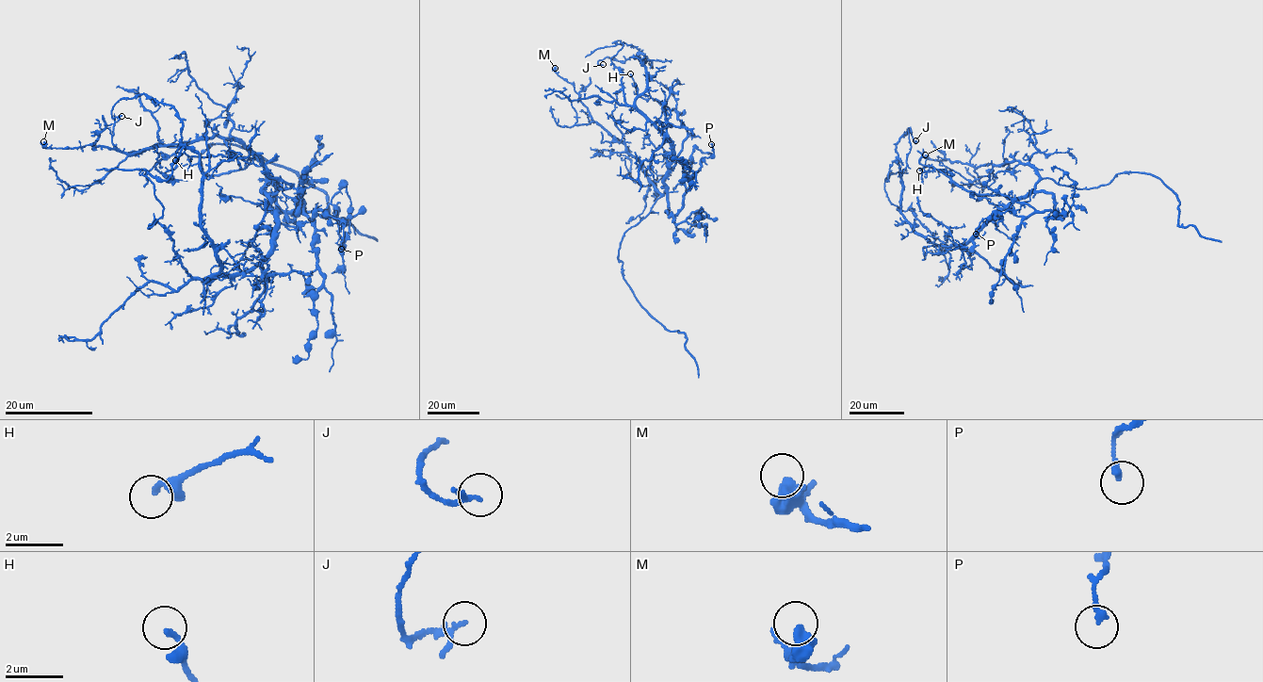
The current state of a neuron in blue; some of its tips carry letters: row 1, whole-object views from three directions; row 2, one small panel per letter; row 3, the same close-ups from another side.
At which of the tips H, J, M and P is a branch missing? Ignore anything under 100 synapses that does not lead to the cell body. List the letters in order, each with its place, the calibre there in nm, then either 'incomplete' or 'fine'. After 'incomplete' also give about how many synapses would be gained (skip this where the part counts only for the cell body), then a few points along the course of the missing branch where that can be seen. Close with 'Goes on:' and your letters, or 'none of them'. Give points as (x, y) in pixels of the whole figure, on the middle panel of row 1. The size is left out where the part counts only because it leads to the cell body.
H: place (630, 73); calibre 220 nm; fine
J: place (603, 64); calibre 130 nm; fine
M: place (555, 68); calibre 500 nm; fine
P: place (711, 144); calibre 200 nm; fine
Goes on: none of them

